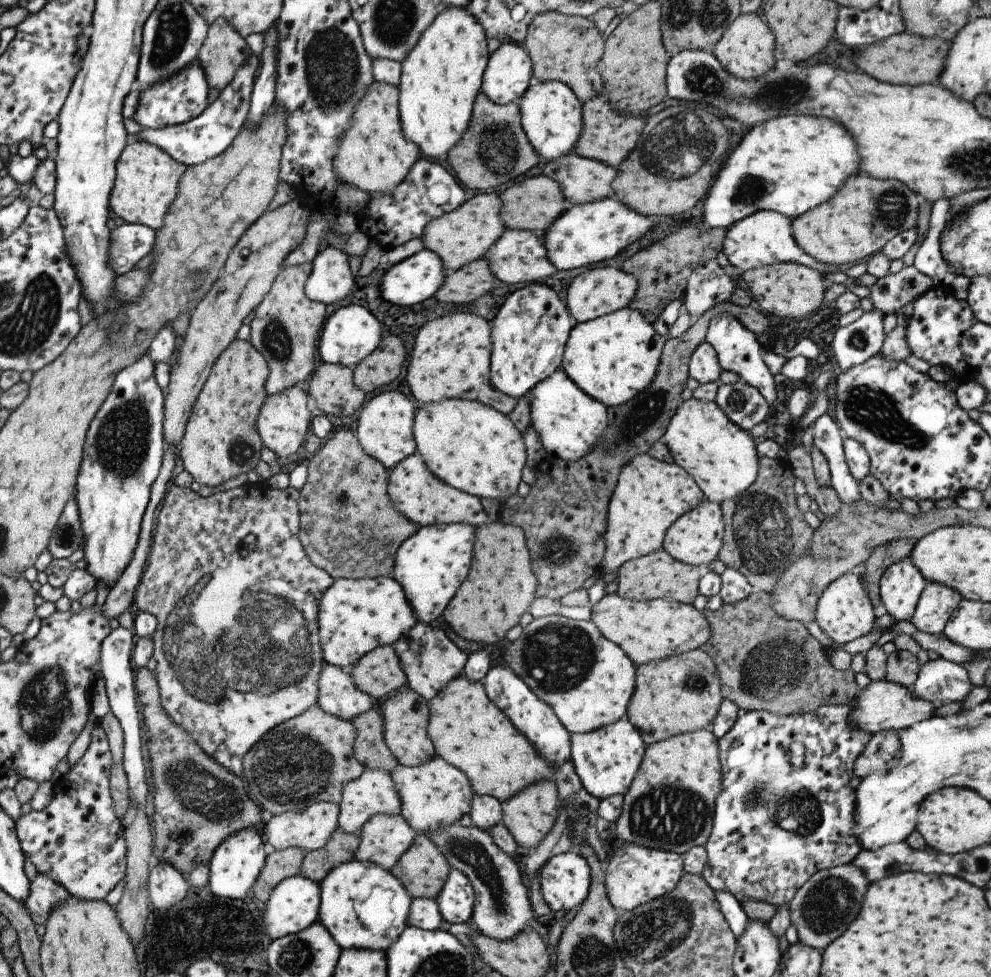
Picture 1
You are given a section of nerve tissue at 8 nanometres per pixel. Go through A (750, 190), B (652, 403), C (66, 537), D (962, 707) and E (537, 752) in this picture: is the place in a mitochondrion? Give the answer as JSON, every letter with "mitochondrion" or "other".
{"A":"mitochondrion","B":"mitochondrion","C":"other","D":"other","E":"other"}

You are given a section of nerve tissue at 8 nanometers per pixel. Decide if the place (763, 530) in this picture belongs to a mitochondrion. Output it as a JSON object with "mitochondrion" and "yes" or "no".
{"mitochondrion":"yes"}

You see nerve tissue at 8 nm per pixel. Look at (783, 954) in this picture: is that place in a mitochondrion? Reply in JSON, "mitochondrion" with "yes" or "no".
{"mitochondrion":"no"}

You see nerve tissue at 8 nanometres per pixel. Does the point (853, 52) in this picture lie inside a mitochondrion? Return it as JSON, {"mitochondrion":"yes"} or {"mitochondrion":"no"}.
{"mitochondrion":"no"}

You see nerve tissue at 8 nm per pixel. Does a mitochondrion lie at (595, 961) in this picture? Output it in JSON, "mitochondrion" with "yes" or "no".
{"mitochondrion":"yes"}

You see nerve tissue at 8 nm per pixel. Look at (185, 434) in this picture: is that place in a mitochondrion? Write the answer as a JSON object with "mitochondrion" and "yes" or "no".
{"mitochondrion":"no"}

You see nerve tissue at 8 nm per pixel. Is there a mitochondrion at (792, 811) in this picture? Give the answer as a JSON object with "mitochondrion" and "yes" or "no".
{"mitochondrion":"yes"}

